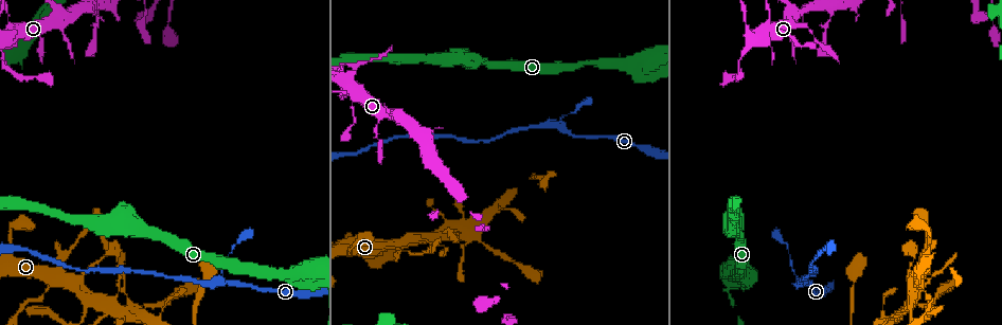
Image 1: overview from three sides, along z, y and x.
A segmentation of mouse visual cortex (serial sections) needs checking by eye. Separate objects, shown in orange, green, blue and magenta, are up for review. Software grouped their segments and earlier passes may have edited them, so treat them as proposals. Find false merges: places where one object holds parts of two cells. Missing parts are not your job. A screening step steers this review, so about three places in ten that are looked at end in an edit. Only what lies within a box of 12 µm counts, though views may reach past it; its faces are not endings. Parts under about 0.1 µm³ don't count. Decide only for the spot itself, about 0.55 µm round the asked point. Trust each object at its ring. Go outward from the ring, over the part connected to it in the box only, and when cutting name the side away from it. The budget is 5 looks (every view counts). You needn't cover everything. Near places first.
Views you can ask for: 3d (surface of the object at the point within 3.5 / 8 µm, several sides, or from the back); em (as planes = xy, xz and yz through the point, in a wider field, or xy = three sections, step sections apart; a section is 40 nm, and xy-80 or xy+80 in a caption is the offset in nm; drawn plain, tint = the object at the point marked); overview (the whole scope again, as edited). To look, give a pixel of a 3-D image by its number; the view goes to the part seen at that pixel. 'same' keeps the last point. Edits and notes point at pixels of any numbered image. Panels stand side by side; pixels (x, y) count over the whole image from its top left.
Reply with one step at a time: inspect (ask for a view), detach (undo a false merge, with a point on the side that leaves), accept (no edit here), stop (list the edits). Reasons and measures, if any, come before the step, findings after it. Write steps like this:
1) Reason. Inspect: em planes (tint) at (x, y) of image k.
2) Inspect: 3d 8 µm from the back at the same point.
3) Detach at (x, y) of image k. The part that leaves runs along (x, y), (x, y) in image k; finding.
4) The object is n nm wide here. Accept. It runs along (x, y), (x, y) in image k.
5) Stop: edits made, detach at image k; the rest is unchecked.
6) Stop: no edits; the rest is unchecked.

A narrow waist. Inspect: em xy step 5 (tint) at (769, 16) of image 1.

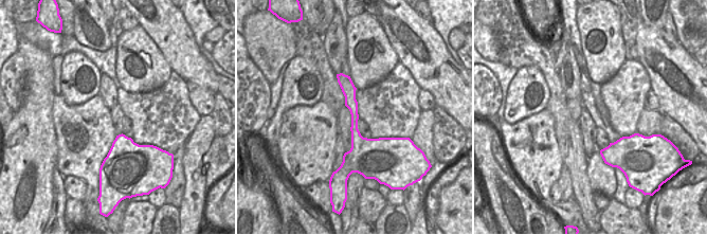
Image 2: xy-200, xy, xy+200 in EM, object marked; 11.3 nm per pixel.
Inspect: 3d 3.5 µm at the same point.

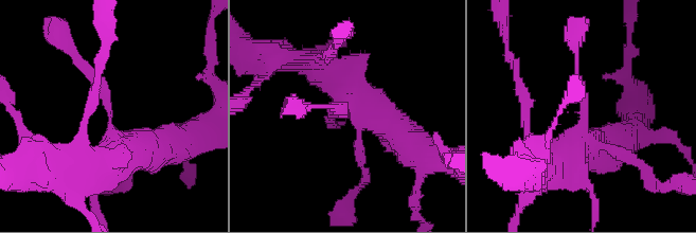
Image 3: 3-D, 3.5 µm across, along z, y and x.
Accept. It runs along (340, 76), (355, 114), (348, 162) in image 2; one cell here.

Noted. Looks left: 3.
Abrupt turn. Inspect: 3d 3.5 µm at (923, 289) of image 1.

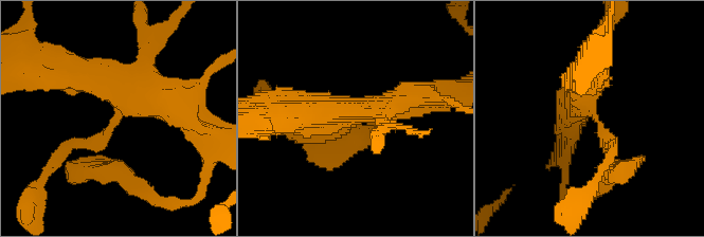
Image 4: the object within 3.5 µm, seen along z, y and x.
Now the EM. Inspect: em xy step 1 (tint) at (354, 126) of image 4.

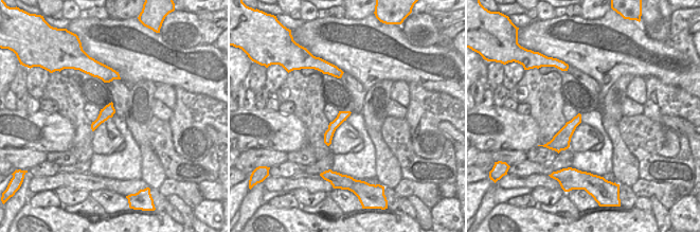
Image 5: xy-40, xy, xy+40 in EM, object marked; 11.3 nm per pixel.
Accept. It runs along (587, 75), (611, 157) in image 4; one cell here.

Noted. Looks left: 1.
Stop: no edits; the rest is unchecked.

